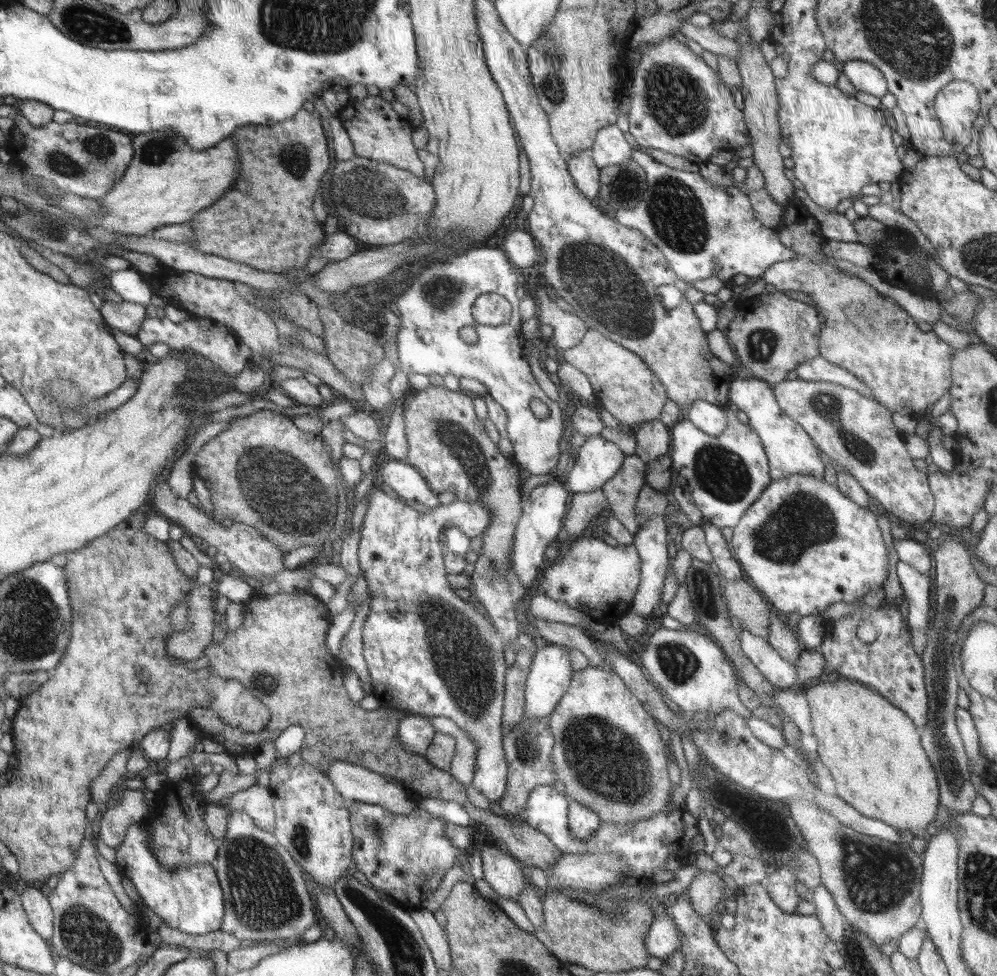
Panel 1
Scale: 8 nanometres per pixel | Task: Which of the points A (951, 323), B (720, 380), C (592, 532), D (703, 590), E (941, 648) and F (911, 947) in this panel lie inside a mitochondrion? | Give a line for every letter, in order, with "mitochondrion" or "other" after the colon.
A: other
B: other
C: other
D: mitochondrion
E: mitochondrion
F: other

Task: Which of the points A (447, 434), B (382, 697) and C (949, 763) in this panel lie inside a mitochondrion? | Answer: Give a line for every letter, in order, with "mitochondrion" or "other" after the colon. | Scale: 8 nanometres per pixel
A: mitochondrion
B: other
C: mitochondrion

